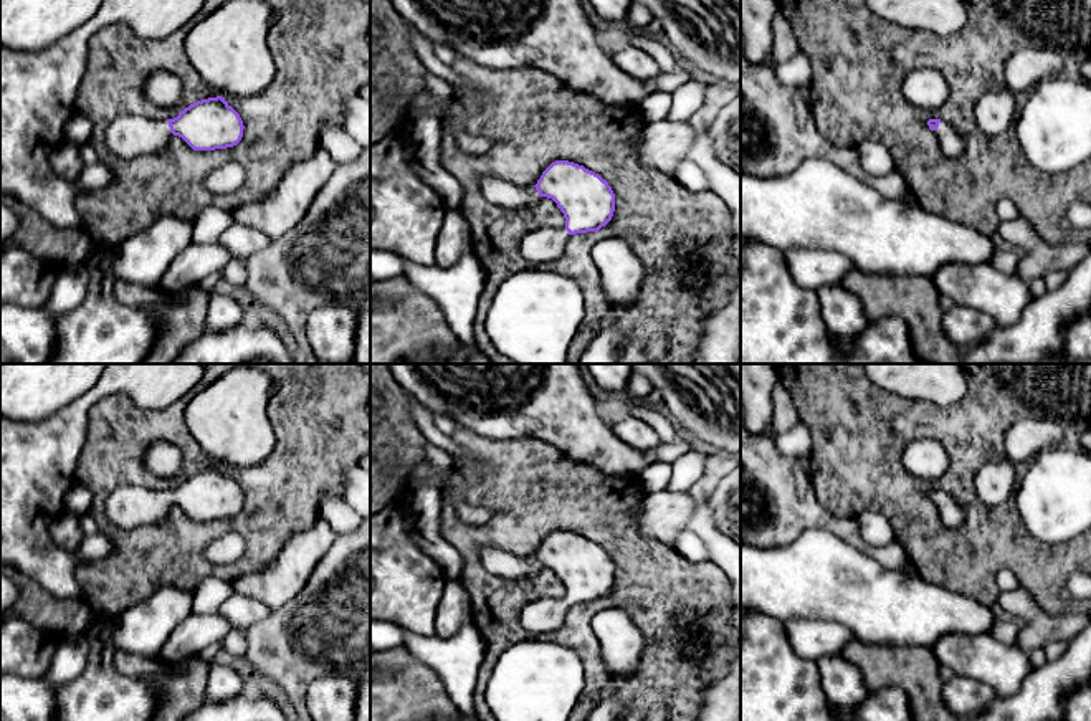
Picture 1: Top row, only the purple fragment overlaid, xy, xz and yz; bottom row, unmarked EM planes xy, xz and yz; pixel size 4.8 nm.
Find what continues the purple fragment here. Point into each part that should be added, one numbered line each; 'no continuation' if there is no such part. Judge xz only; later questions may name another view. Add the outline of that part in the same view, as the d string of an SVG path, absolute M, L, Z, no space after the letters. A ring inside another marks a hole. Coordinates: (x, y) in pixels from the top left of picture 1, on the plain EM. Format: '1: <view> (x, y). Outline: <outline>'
1: xz (500, 563). Outline: M481 547L479 561L488 572L504 579L526 579L541 569L536 557L517 557L496 547Z
2: xz (544, 615). Outline: M541 599L521 610L519 623L531 635L550 633L562 627L569 609L565 599Z

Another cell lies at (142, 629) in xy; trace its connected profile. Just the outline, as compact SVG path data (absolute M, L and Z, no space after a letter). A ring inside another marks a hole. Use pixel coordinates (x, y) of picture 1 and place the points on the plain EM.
M159 589L112 618L116 650L157 657L172 632L192 614L193 592Z

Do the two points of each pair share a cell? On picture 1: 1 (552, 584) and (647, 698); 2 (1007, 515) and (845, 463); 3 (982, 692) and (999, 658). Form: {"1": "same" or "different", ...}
{"1": "same", "2": "same", "3": "different"}

